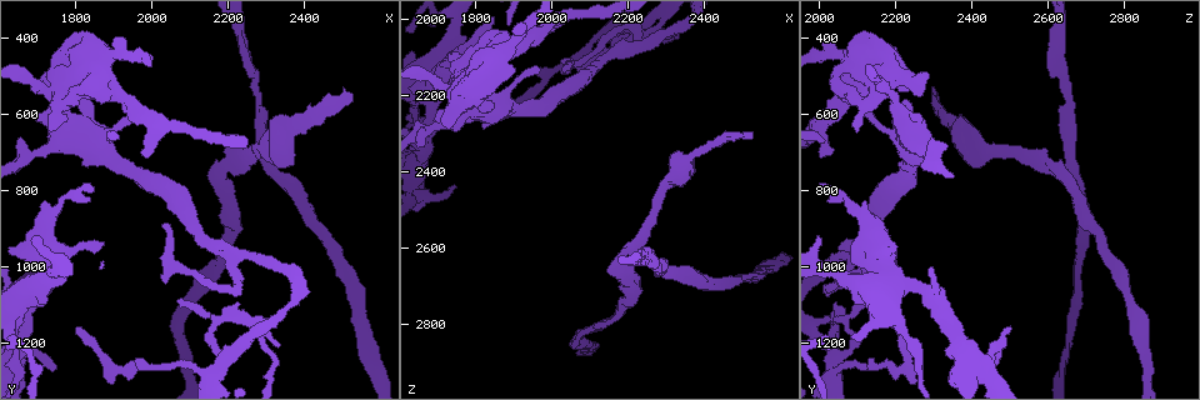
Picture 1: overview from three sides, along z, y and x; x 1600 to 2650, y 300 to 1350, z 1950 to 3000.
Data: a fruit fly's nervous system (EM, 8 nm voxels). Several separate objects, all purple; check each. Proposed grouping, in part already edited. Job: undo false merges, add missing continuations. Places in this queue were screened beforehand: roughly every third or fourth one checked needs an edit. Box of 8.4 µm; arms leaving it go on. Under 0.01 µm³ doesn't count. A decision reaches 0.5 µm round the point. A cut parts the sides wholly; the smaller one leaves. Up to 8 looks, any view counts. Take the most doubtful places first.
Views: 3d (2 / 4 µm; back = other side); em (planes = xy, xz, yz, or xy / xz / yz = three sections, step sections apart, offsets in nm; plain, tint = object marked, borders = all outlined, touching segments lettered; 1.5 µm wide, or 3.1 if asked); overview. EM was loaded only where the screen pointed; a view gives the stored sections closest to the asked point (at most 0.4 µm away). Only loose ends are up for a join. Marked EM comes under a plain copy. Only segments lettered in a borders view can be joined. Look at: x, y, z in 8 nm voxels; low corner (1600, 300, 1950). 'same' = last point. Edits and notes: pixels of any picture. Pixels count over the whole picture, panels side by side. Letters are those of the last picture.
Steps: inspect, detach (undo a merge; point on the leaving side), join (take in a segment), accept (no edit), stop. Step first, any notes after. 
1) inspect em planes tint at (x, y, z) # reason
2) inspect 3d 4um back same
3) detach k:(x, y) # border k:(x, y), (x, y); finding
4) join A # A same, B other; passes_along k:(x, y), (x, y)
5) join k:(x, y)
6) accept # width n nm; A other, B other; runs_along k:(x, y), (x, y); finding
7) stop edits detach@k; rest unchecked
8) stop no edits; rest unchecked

inspect em planes tint at (2525, 550, 2305) # an open end

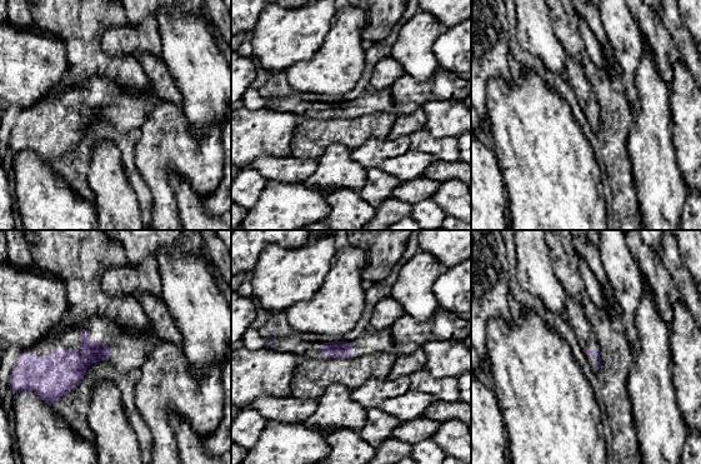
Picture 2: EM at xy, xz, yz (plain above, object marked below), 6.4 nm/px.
inspect em planes borders same

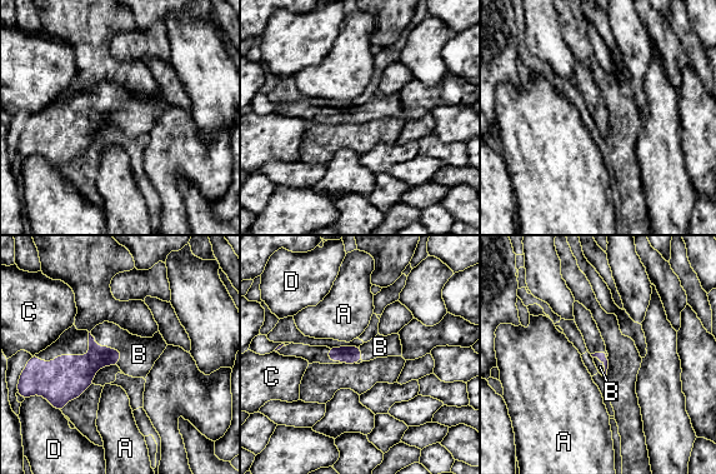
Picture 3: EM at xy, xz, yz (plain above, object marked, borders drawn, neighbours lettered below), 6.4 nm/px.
join B # A other, B same, C other, D other; passes_along 3:(78, 372), (108, 347), (139, 354); it goes on there

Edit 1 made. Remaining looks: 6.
inspect 3d 4um at (1725, 870, 2115) # thick turns thin

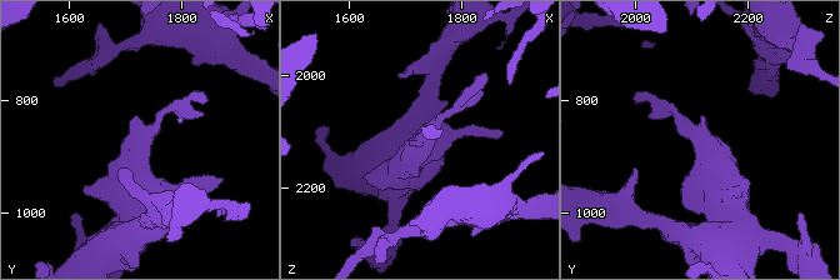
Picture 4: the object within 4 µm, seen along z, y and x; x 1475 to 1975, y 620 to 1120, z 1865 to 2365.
inspect em xy step 8 tint at (1730, 870, 2125)

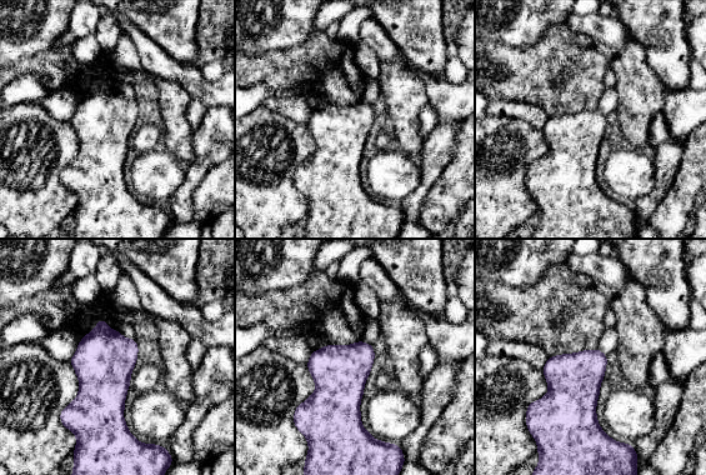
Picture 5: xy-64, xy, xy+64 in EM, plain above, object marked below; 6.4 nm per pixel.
inspect em xy step 8 borders same # see the neighbours

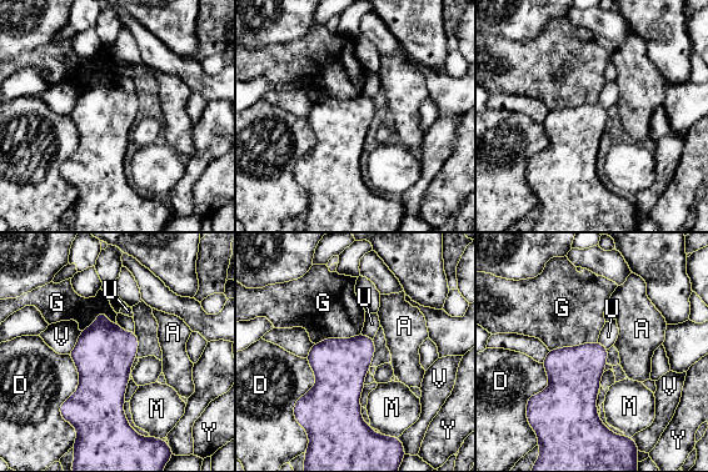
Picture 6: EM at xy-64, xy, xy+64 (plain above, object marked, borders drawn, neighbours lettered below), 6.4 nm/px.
accept # width 220 nm; A other, D other, G other, M other, U other, V other, Y other; border 6:(597, 340), (549, 351); continuous, no second neuron

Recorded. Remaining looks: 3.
inspect em yz step 8 tint at (1920, 740, 2230) # thick turns thin

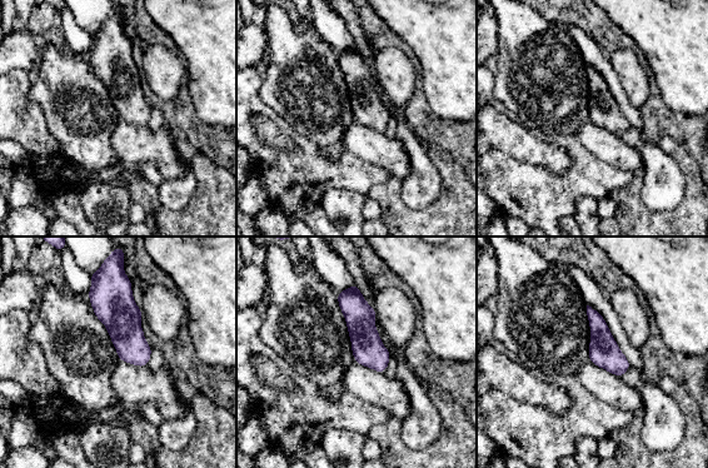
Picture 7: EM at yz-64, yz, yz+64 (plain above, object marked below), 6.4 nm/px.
inspect em planes borders same

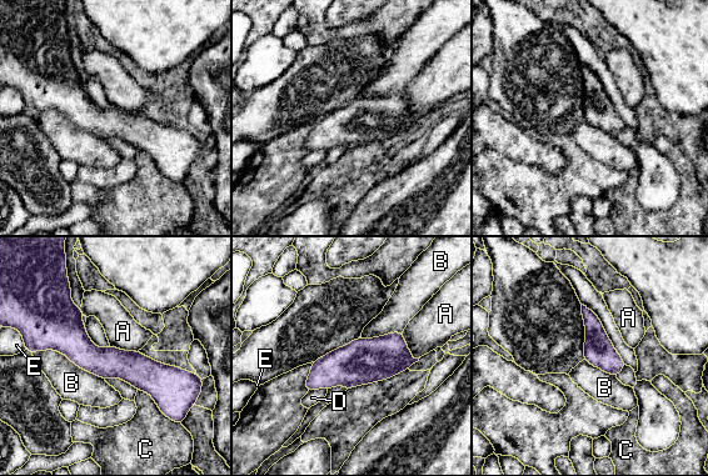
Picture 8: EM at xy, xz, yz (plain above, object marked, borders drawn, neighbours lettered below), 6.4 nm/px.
accept # A other, B other, C other, D other, E other; border 8:(33, 351), (60, 351), (104, 379); one neuron here

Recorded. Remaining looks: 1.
stop edits join@3; rest unchecked

